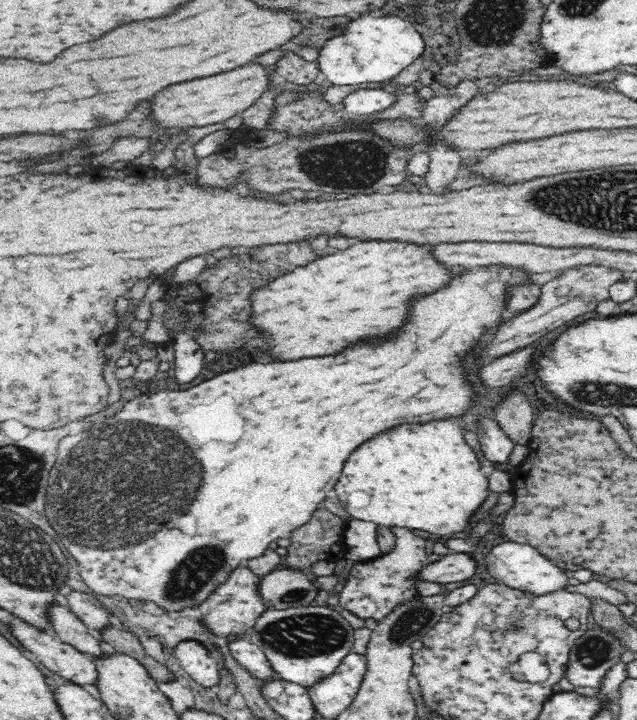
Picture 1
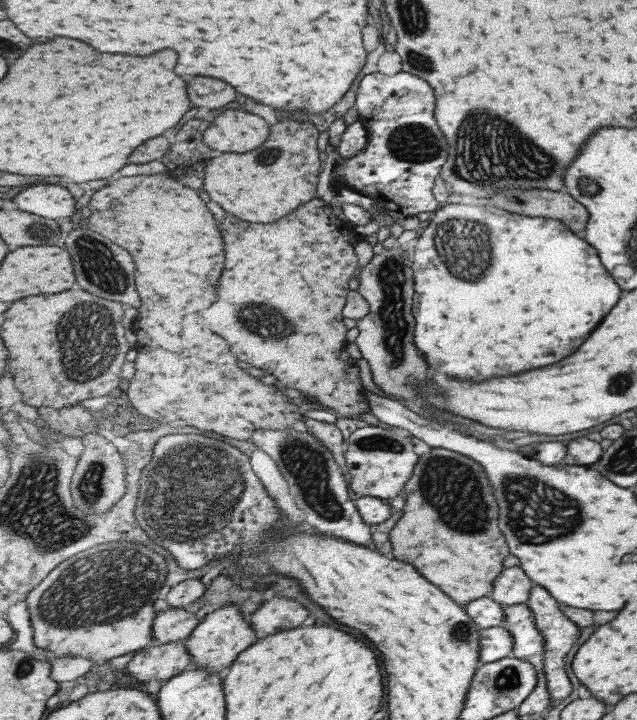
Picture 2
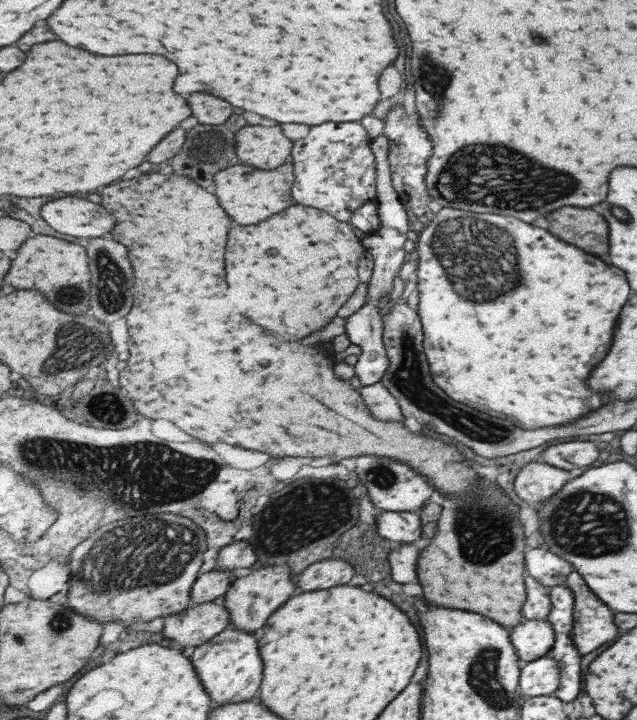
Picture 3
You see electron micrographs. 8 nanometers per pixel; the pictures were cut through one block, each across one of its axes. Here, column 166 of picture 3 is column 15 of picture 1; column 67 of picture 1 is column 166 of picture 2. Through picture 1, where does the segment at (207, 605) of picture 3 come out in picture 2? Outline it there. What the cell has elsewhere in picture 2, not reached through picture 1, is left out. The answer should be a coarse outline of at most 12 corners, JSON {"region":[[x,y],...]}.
{"region":[[185,641],[137,651],[127,672],[144,685],[193,665]]}

